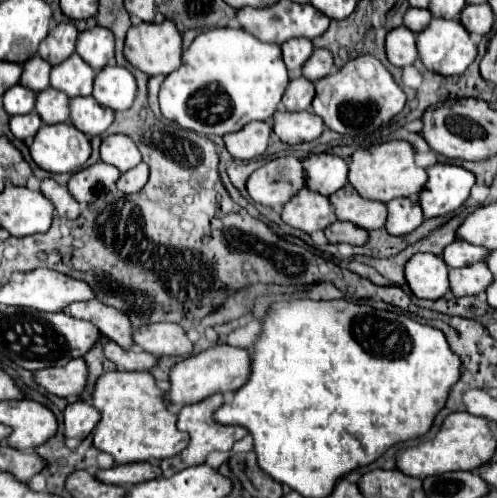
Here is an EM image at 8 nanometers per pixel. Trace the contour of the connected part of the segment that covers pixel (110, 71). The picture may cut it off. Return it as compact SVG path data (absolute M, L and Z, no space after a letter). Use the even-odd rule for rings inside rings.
M106 66L94 80L92 96L112 110L128 110L136 98L136 80L122 66Z

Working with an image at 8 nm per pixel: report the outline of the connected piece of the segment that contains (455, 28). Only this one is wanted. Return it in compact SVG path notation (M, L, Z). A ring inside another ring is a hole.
M434 18L418 34L418 56L422 64L442 76L462 74L476 58L476 44L458 20Z

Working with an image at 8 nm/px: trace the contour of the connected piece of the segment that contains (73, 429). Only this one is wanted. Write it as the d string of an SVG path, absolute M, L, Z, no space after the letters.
M76 400L74 404L66 406L64 434L66 434L66 438L84 440L94 430L98 420L100 420L100 412L92 404L88 404L84 400Z

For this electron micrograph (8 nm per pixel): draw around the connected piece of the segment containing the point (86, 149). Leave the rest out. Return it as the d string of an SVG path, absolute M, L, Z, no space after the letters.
M44 124L34 136L30 156L50 174L76 172L90 156L90 140L72 124Z

